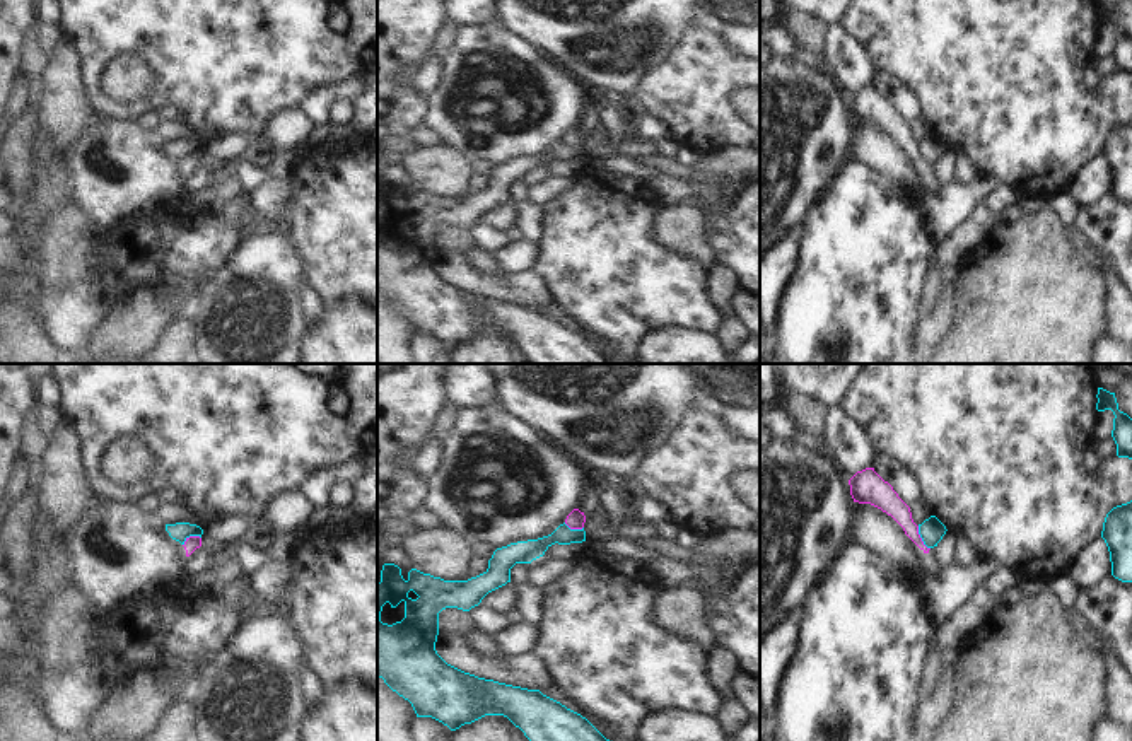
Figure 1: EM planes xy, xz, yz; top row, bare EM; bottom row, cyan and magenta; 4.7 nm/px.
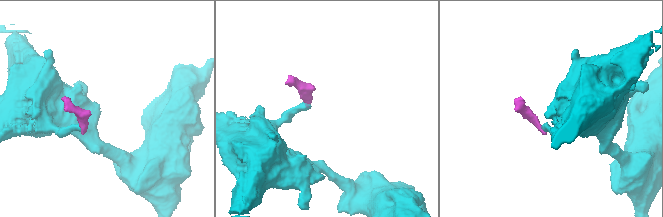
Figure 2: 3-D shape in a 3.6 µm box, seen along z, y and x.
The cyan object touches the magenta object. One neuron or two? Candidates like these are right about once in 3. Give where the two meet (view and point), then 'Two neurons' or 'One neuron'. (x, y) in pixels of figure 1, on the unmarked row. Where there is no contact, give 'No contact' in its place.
Touches cyan at yz (921, 154). Two neurons

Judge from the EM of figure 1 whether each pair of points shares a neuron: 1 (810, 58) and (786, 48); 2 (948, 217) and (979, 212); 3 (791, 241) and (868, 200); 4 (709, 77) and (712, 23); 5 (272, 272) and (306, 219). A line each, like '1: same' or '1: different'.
1: same
2: different
3: different
4: different
5: different

